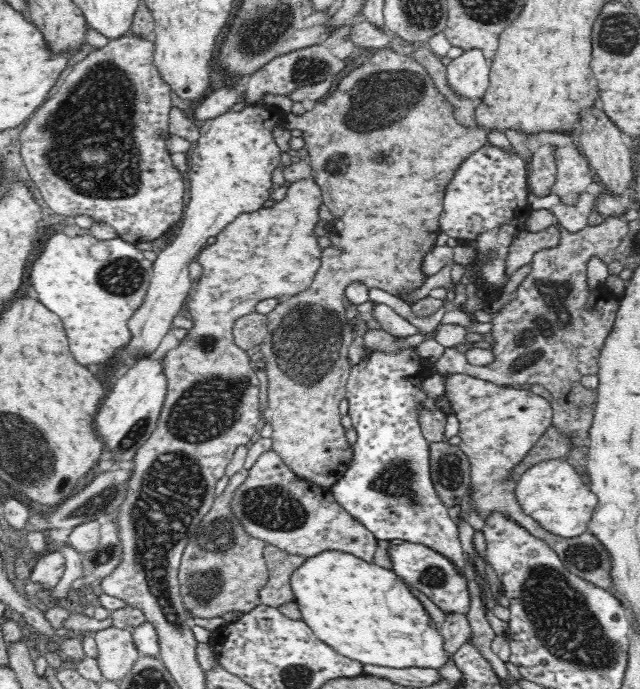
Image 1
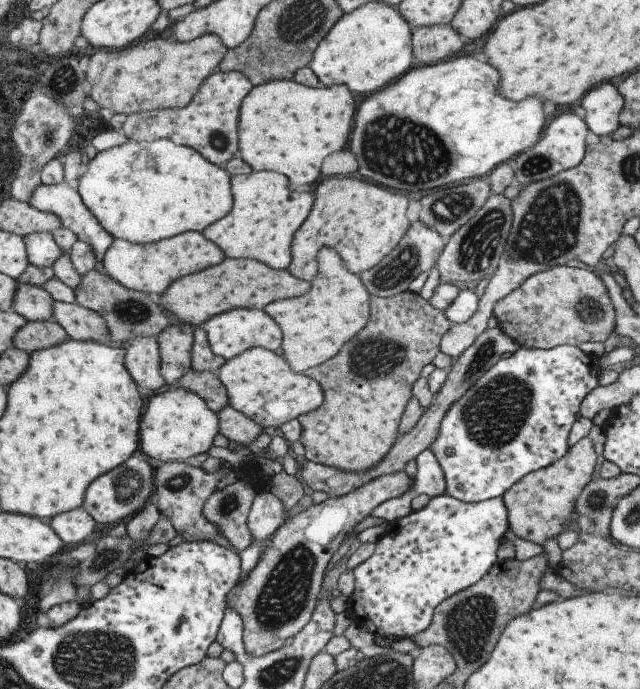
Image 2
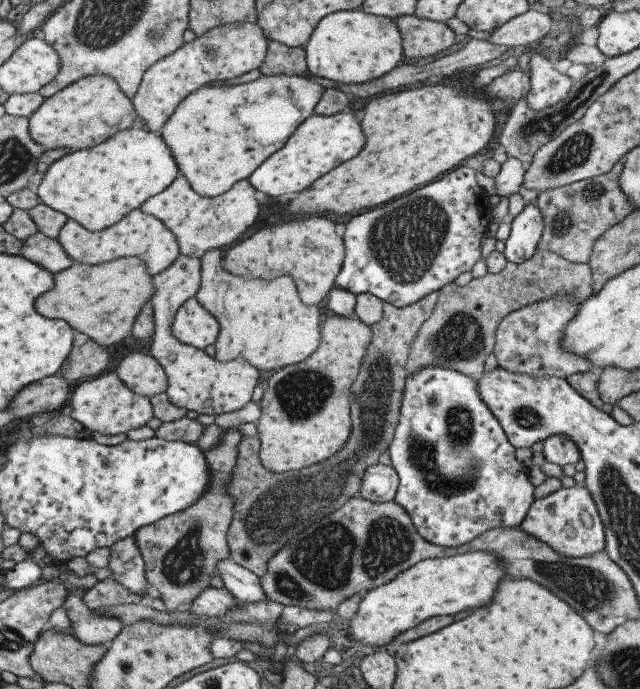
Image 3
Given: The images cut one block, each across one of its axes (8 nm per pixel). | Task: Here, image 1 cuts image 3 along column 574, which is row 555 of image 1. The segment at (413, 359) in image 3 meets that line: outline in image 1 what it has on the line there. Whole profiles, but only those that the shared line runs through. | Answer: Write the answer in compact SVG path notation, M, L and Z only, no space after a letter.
M268 545L264 547L265 564L268 570L268 584L260 590L260 601L264 606L280 607L293 602L290 578L306 560L302 555L292 555Z

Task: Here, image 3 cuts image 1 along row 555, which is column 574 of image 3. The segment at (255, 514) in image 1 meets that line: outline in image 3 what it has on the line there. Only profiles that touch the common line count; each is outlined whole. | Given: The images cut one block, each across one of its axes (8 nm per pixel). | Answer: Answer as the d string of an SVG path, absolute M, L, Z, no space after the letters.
M571 293L539 300L535 304L527 304L519 310L509 313L501 320L494 334L493 355L497 367L511 372L511 374L525 374L533 378L553 377L567 379L573 374L580 374L590 370L589 360L583 356L577 356L573 352L565 352L561 348L561 336L569 320L575 316L575 310L579 303L575 304Z

